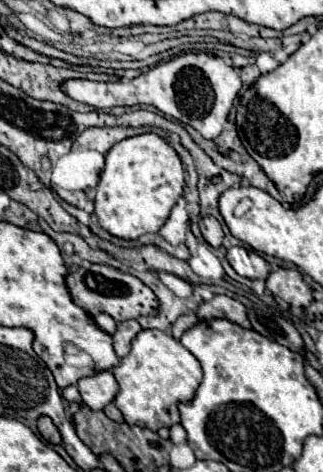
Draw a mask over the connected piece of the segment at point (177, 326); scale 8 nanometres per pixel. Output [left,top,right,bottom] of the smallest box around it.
[173,313,199,339]

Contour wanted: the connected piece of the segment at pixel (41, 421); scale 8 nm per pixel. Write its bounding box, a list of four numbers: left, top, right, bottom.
[37,415,61,445]

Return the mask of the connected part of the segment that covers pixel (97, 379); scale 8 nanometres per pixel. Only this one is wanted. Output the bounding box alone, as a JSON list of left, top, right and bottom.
[77,371,119,411]

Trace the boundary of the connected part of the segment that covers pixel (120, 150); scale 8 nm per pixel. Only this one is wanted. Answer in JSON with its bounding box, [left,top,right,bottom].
[95,133,185,241]

